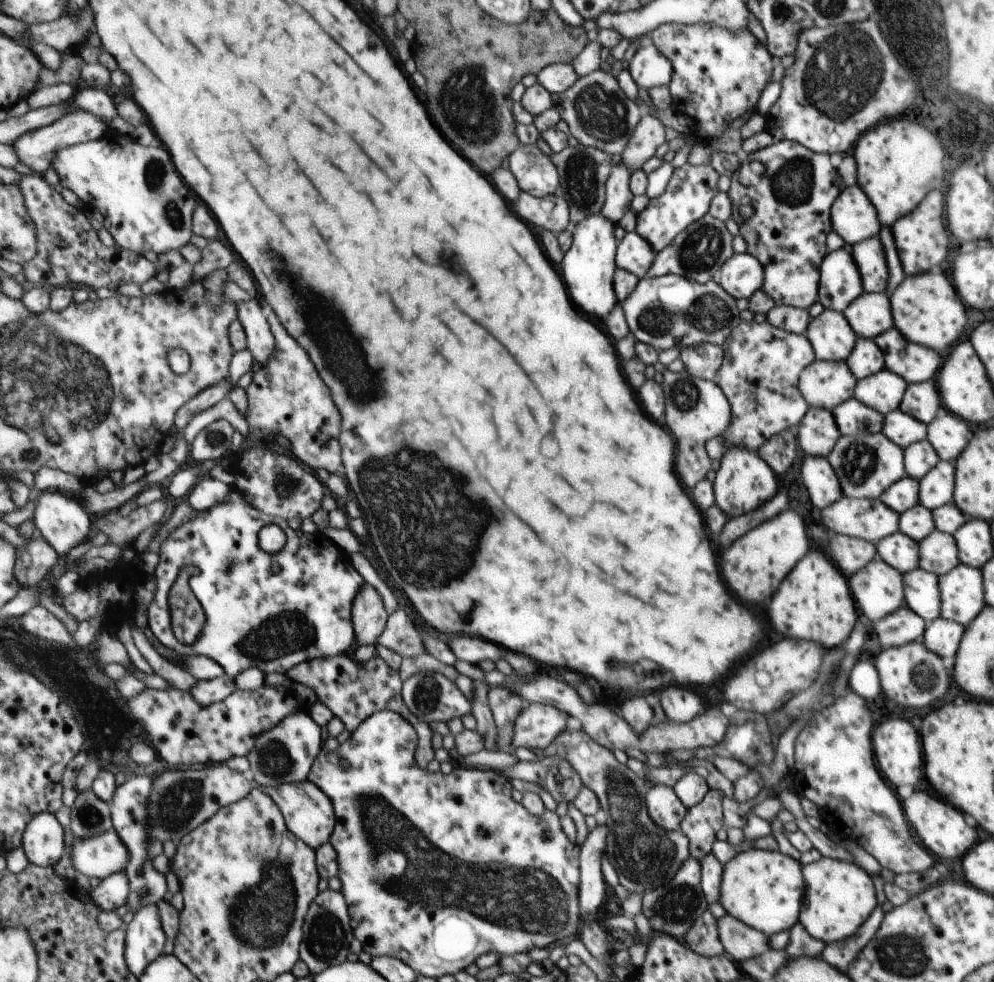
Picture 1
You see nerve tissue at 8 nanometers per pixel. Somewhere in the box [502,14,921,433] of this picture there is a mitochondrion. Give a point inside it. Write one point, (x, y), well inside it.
(847, 70)

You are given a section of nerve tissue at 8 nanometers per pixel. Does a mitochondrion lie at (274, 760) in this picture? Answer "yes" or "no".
yes

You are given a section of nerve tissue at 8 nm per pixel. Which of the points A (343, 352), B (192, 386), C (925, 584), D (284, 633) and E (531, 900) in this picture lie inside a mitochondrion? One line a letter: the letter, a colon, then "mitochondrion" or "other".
A: mitochondrion
B: other
C: other
D: mitochondrion
E: mitochondrion

